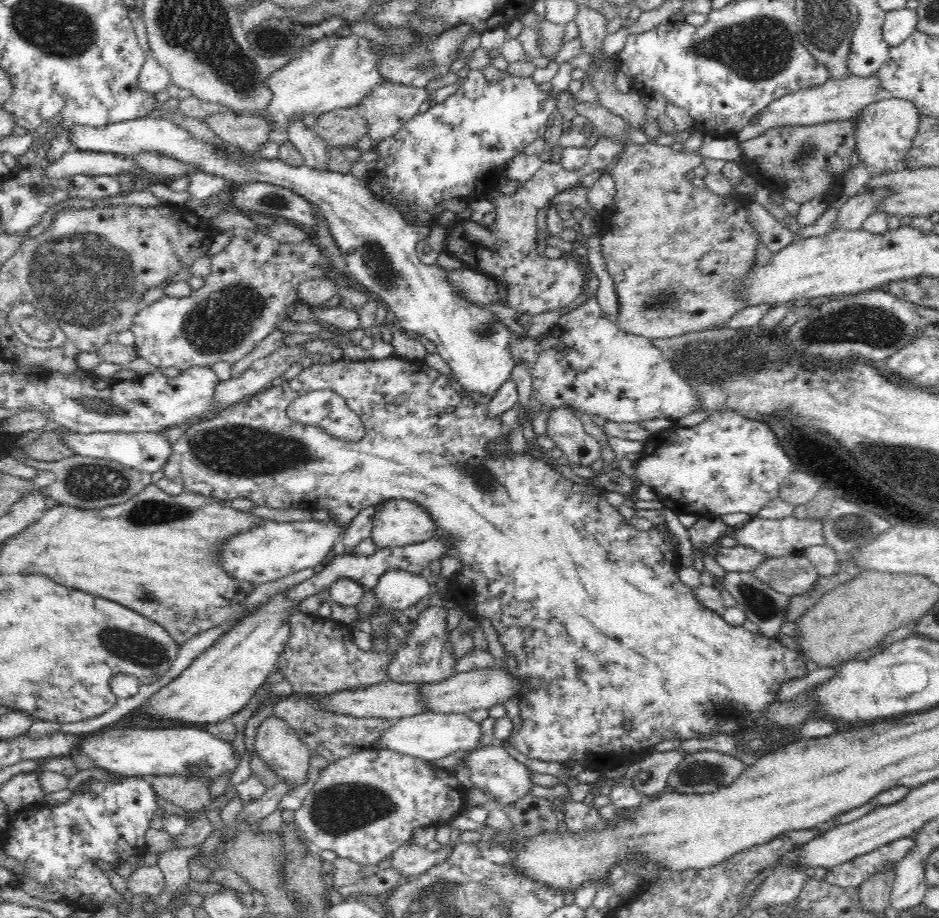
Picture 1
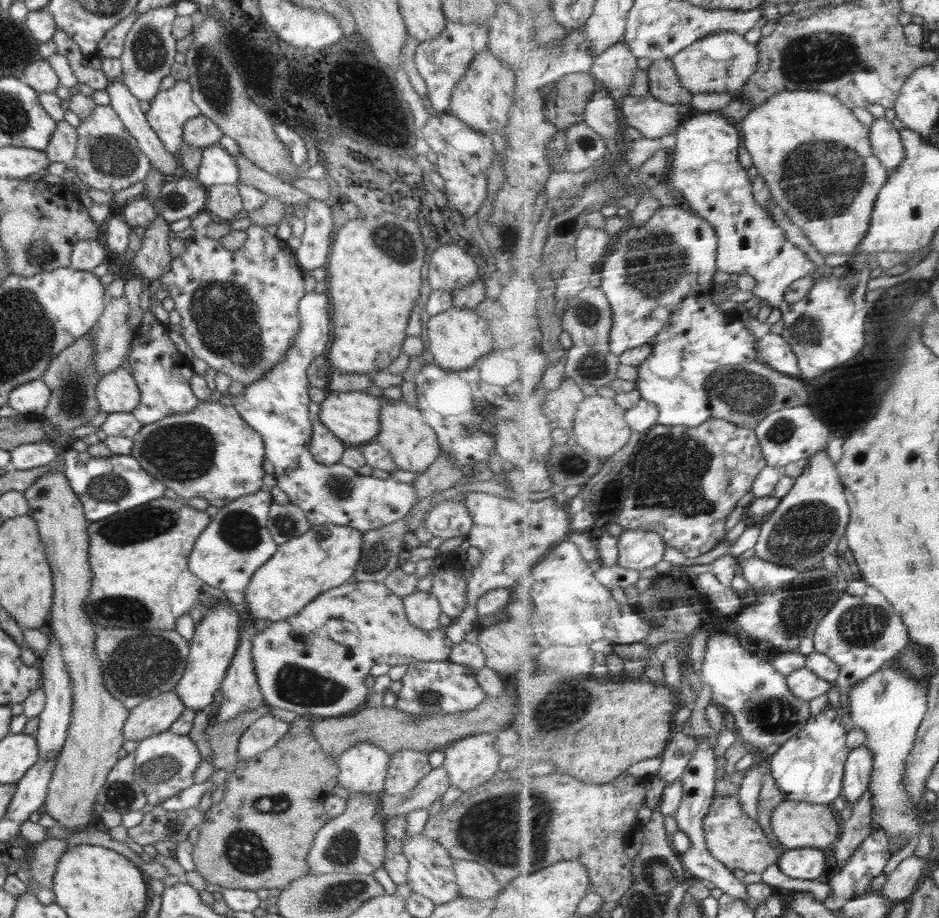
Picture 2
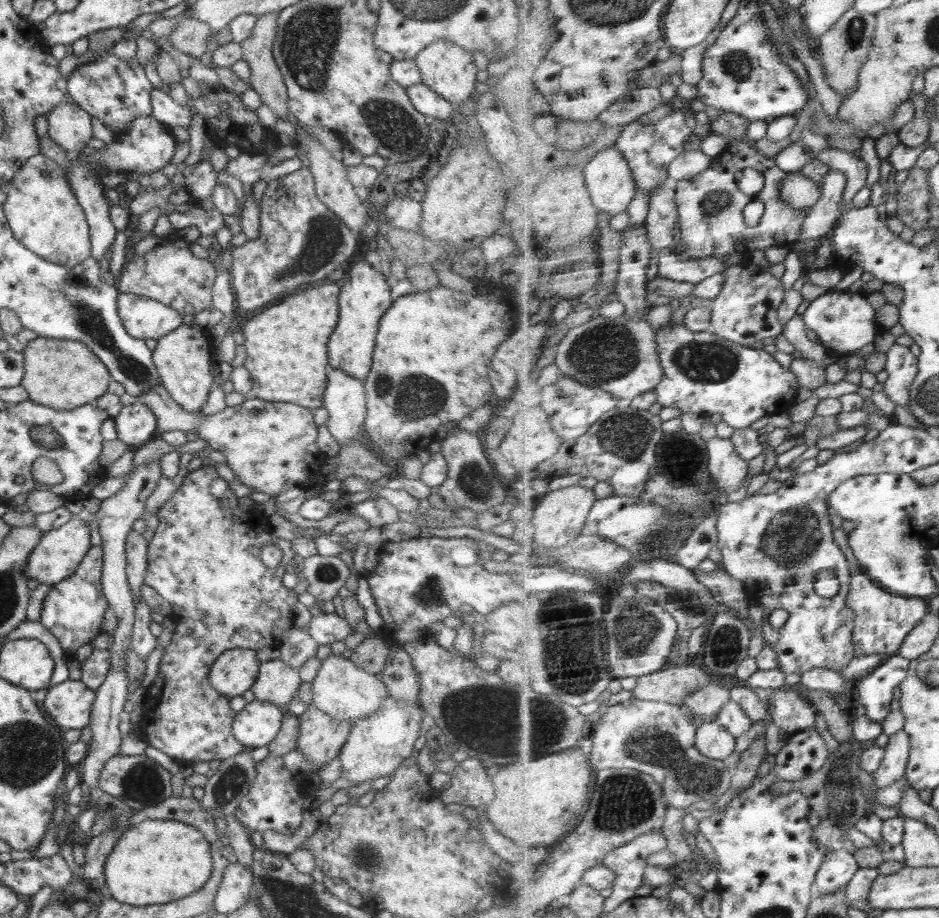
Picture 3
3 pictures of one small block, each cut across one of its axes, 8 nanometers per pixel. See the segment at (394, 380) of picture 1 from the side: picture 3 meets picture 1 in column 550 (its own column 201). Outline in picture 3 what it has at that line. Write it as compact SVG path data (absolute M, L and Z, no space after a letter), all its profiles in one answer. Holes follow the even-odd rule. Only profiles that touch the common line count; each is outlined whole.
M201 466L188 473L184 483L157 512L158 527L154 537L147 544L147 569L144 584L151 586L163 596L180 618L170 644L164 647L159 663L158 676L146 688L147 695L142 703L146 710L148 726L144 730L146 742L165 752L168 756L186 762L210 762L226 760L247 750L232 734L235 712L230 708L229 699L220 694L208 681L212 663L224 651L233 648L247 648L260 651L268 646L278 646L282 633L292 627L293 610L298 595L282 583L286 565L292 561L295 552L292 542L276 538L270 532L268 522L242 522L256 520L262 516L246 516L237 505L237 498L218 474L215 466ZM272 543L280 547L283 557L279 565L269 568L260 557L264 545Z

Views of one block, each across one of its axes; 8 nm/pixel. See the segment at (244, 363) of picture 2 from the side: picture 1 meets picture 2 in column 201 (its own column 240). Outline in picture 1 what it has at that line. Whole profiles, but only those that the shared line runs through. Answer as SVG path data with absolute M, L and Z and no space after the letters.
M239 231L229 244L211 257L211 272L204 284L184 298L164 295L134 315L131 331L135 336L137 356L158 368L174 367L185 371L192 367L211 367L216 362L234 364L254 350L268 334L277 329L279 320L287 317L287 309L298 302L298 285L313 278L333 278L329 257L312 239L301 243L283 243L258 231Z

